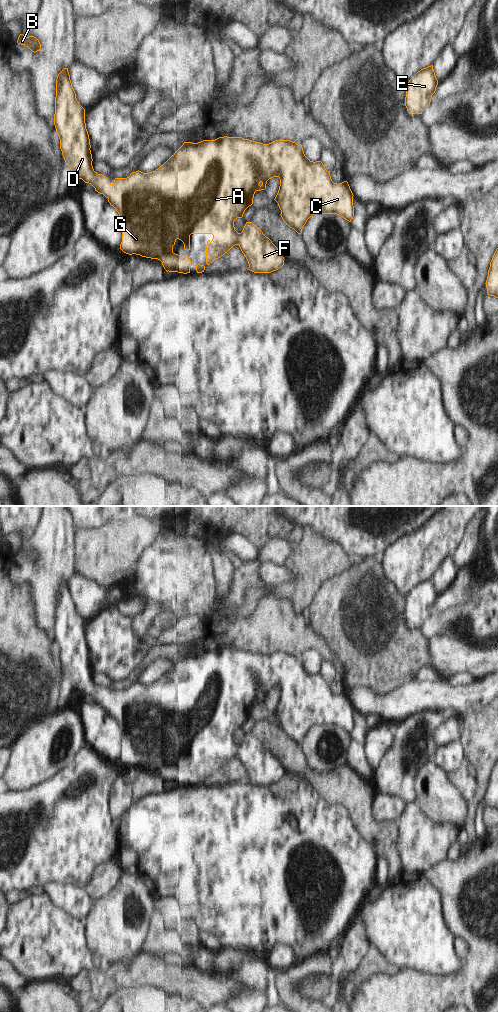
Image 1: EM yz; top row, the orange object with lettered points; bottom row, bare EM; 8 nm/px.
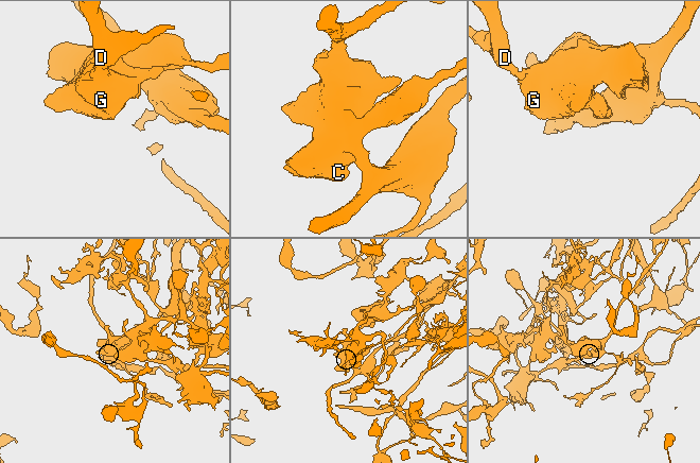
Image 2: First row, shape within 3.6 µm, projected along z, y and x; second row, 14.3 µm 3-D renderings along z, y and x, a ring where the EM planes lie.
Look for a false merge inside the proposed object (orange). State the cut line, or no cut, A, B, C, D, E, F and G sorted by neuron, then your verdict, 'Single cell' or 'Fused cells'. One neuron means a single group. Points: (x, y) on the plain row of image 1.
No split. Groups: A B C D E F G. Single cell

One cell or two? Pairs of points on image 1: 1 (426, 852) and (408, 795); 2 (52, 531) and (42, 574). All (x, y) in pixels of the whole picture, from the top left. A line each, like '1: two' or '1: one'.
1: two
2: one

